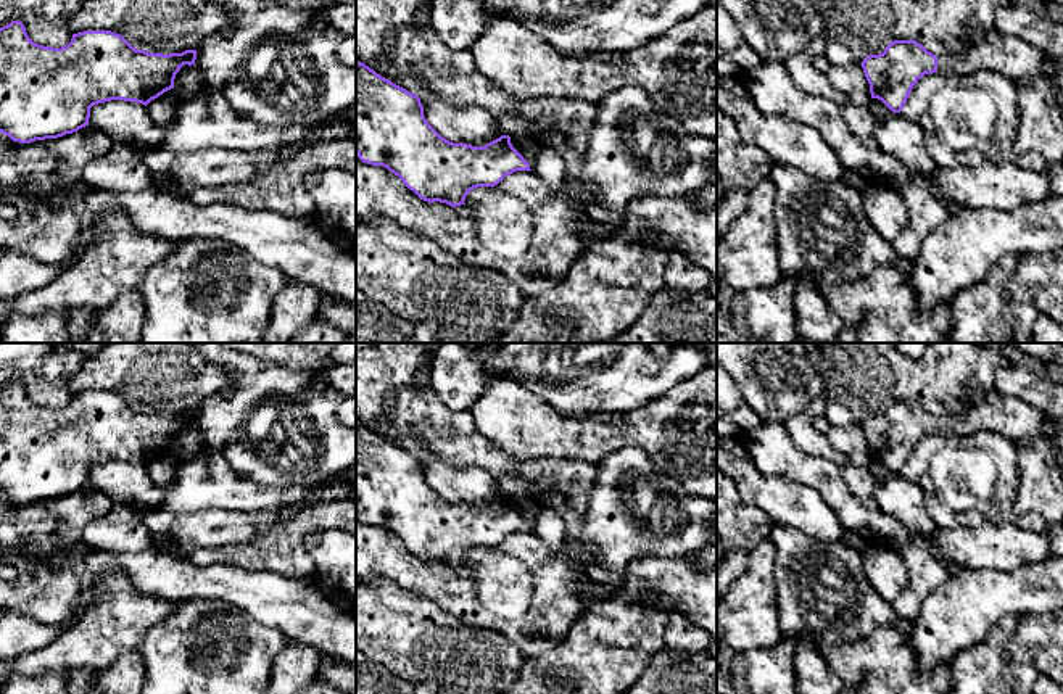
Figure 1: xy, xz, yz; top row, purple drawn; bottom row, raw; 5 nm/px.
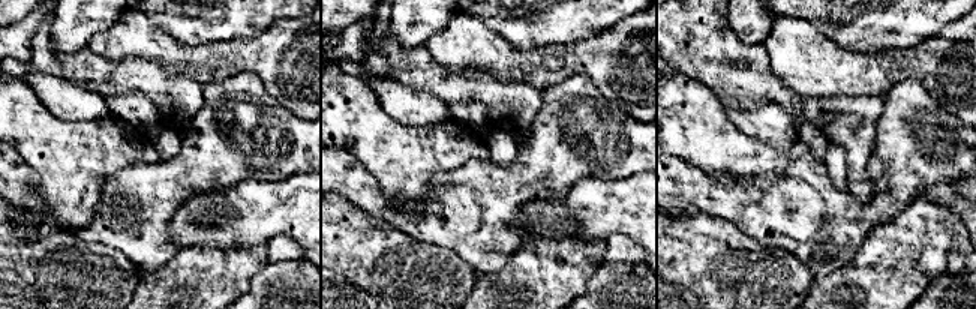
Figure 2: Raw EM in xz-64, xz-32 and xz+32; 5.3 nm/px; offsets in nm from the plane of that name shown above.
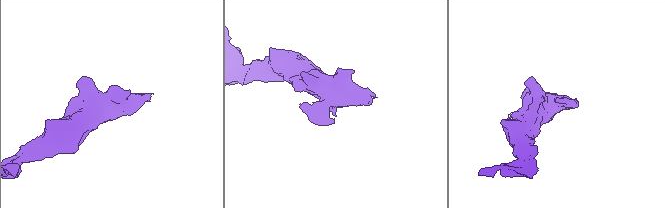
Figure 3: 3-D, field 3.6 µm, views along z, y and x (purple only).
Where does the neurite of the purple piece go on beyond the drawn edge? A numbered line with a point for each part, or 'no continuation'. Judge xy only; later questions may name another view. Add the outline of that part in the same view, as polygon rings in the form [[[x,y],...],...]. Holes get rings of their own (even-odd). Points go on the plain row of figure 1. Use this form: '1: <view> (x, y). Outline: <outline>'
no continuation

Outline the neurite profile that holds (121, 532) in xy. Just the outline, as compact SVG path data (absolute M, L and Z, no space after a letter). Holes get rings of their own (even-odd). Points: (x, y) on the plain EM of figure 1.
M114 504L106 515L92 520L84 528L82 541L90 551L113 556L137 554L156 544L142 514L121 504Z

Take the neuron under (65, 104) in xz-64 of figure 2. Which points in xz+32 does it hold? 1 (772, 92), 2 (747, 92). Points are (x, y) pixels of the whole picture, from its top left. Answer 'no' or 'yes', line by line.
1: no
2: no

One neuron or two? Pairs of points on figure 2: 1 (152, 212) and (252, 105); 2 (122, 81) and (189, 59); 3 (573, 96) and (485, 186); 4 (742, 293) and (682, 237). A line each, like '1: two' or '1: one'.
1: one
2: two
3: one
4: one

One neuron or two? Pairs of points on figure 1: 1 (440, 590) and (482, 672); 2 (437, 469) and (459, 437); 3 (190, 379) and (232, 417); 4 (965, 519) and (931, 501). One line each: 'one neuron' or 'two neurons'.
1: two neurons
2: two neurons
3: two neurons
4: one neuron

